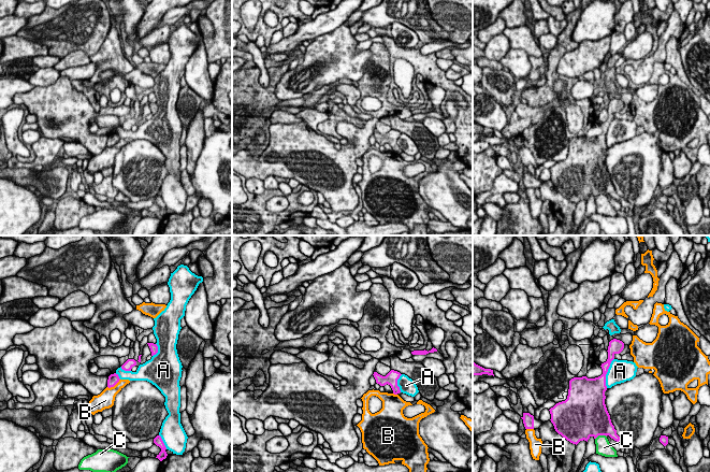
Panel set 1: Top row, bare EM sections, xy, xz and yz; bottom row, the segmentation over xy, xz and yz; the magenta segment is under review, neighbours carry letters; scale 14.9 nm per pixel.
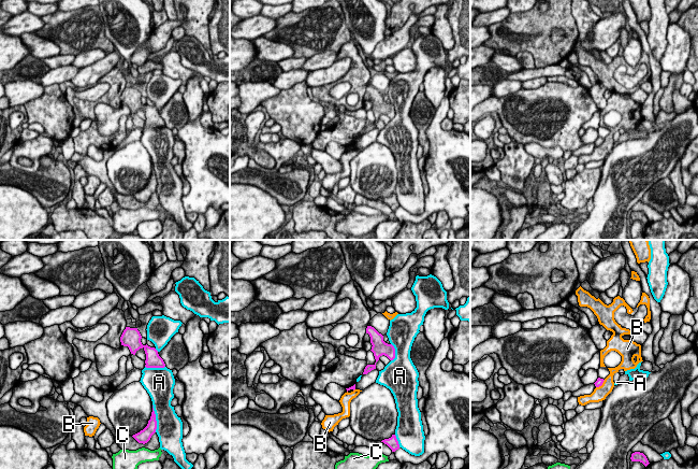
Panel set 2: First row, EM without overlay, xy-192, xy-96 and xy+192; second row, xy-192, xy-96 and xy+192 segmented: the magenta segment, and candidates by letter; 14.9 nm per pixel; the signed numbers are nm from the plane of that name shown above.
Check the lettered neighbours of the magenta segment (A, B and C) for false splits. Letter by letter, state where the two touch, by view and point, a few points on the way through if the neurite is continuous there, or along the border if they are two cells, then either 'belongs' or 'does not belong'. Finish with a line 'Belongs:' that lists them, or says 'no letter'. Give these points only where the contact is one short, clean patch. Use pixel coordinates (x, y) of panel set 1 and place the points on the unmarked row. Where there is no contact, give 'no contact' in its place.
A: meets magenta in yz at (606, 132); belongs
B: meets magenta in xy at (114, 144); does not belong
C: meets magenta in yz at (600, 194); border along yz (606, 195), (598, 195), (595, 198); does not belong
Belongs: A

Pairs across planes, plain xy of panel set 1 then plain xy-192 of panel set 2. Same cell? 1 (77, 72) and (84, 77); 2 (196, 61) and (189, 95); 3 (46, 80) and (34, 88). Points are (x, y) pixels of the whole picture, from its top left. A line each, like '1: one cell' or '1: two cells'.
1: one cell
2: one cell
3: two cells

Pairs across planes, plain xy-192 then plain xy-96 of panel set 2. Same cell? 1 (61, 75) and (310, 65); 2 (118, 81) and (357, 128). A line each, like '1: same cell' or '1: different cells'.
1: different cells
2: same cell

